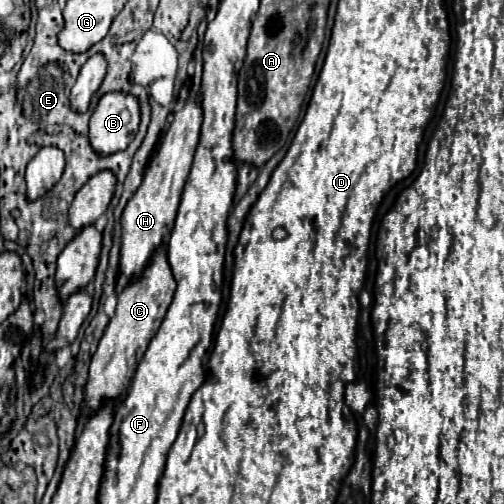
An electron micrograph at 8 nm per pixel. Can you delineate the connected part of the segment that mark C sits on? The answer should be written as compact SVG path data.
M161 244L151 262L145 266L143 274L135 280L131 280L119 294L117 312L111 318L109 326L105 328L105 334L99 342L97 352L91 358L89 366L89 382L85 390L85 398L91 410L97 410L101 406L103 398L121 398L123 390L129 386L131 376L135 374L135 368L139 360L143 358L147 350L147 342L155 336L155 330L159 330L163 316L171 304L171 298L175 294L175 280L171 274L171 266L167 262L167 248Z

